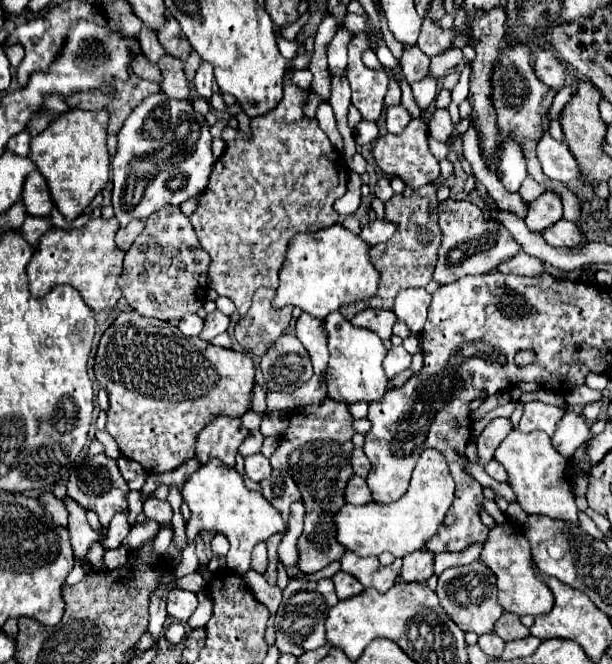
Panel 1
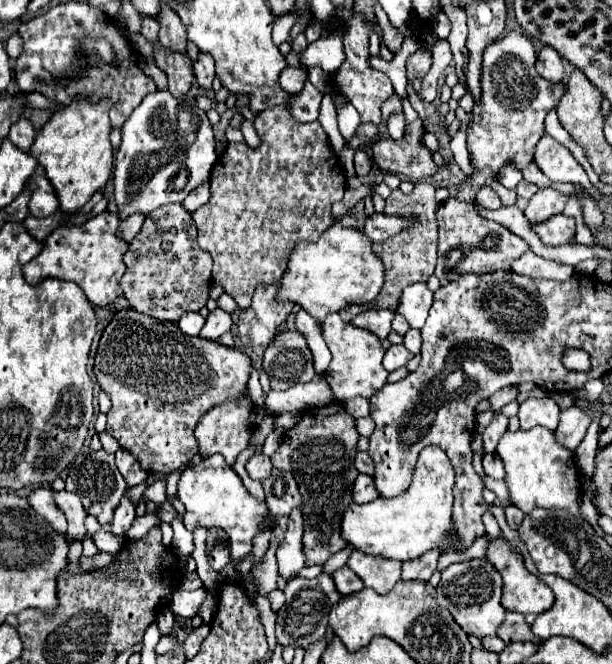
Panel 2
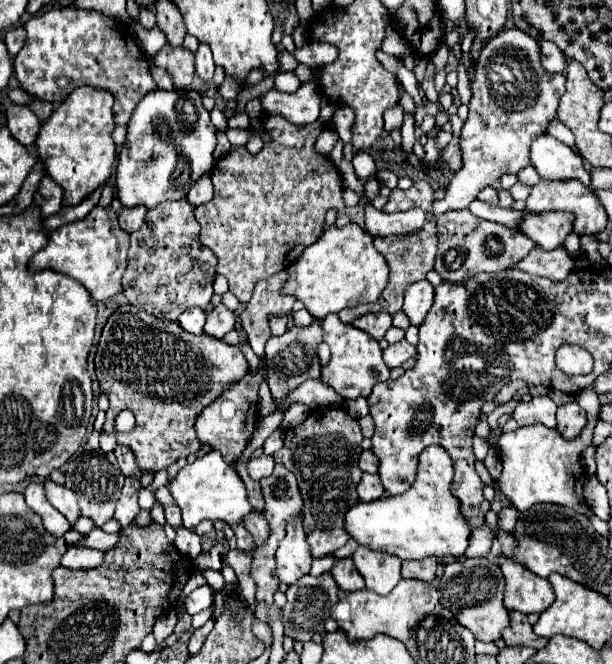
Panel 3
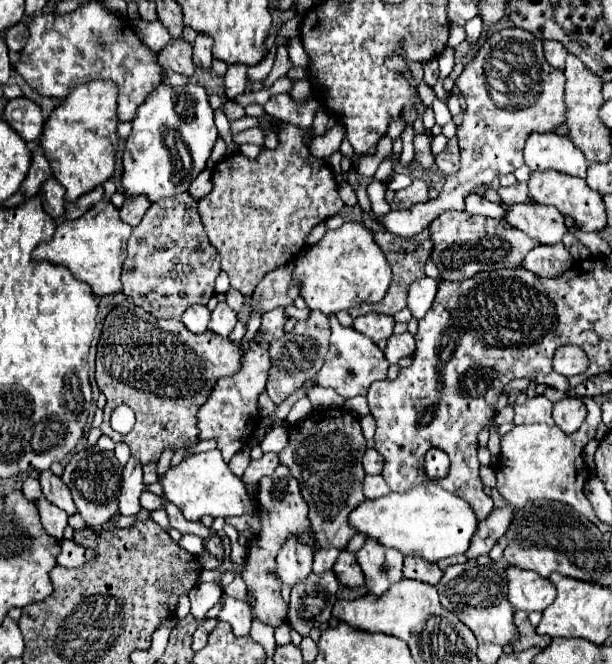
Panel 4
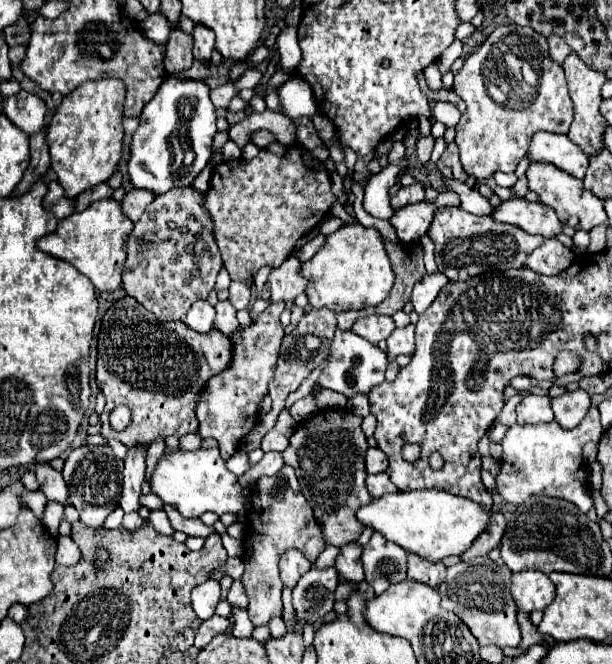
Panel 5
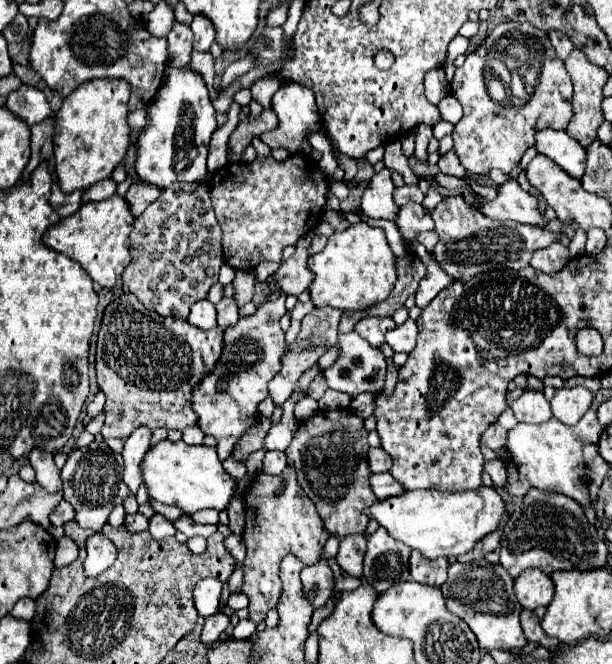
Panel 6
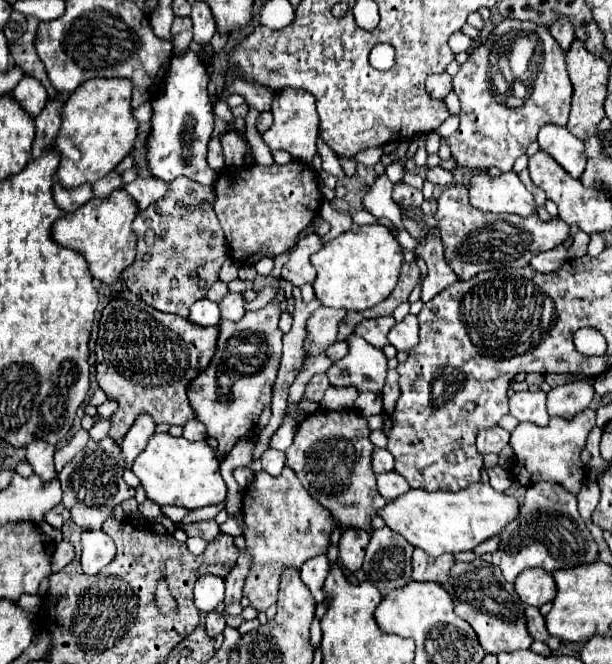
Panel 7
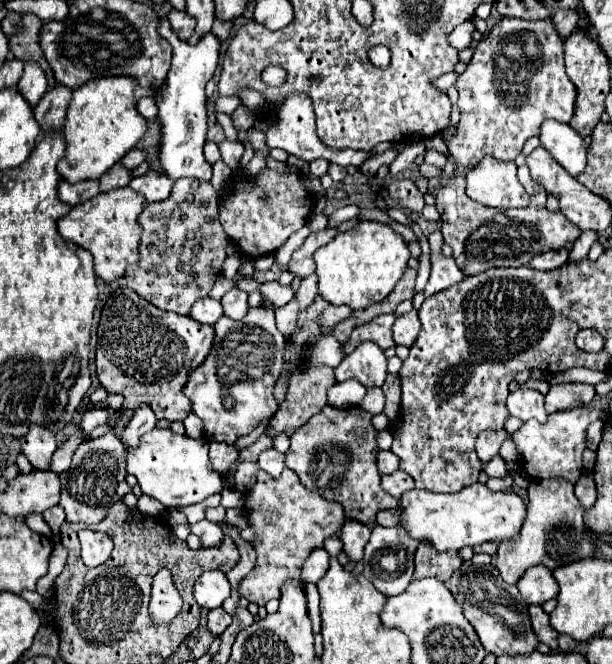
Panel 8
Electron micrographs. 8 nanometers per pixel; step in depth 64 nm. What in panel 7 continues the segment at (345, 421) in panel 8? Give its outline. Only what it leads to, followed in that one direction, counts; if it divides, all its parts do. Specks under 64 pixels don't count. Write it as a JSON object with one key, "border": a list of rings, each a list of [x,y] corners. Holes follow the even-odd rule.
{"border":[[[354,408],[350,410],[316,410],[314,414],[308,416],[308,420],[304,420],[304,424],[298,426],[296,436],[292,446],[286,450],[286,466],[292,468],[298,476],[298,480],[302,482],[302,486],[310,492],[310,496],[314,496],[316,500],[320,500],[320,504],[324,504],[324,508],[328,508],[334,518],[338,520],[340,528],[360,528],[370,532],[372,530],[372,516],[382,510],[388,500],[384,500],[376,488],[376,474],[372,470],[372,452],[374,452],[374,444],[370,442],[370,428],[368,428],[368,420]]]}

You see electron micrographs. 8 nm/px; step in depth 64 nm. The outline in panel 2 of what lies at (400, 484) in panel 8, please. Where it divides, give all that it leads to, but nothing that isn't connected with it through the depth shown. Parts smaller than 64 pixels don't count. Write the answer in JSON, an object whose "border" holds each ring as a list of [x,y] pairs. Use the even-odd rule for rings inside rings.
{"border":[[[360,474],[356,478],[356,484],[354,484],[354,502],[356,504],[364,504],[364,502],[372,502],[376,500],[380,494],[374,486],[374,478],[368,476],[368,474]]]}

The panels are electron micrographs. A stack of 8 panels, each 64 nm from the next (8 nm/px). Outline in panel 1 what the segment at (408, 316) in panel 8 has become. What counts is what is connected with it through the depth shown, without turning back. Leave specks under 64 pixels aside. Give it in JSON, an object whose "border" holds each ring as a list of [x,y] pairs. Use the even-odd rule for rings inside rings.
{"border":[[[392,346],[384,358],[384,372],[388,378],[392,378],[394,374],[406,370],[410,366],[412,356],[404,350],[404,346]]]}

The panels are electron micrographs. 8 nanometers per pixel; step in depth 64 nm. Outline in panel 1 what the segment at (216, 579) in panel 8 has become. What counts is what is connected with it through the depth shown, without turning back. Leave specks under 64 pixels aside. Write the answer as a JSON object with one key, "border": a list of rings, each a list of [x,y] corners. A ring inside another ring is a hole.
{"border":[[[174,588],[168,594],[168,614],[176,620],[186,622],[198,606],[198,596],[194,592],[186,592],[180,588]]]}

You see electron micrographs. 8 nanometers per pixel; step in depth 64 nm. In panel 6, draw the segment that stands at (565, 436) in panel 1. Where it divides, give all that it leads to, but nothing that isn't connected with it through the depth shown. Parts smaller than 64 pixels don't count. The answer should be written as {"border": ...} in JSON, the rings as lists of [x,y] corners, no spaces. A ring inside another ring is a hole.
{"border":[[[584,386],[558,388],[550,400],[552,414],[564,424],[576,424],[592,404],[592,392]]]}

